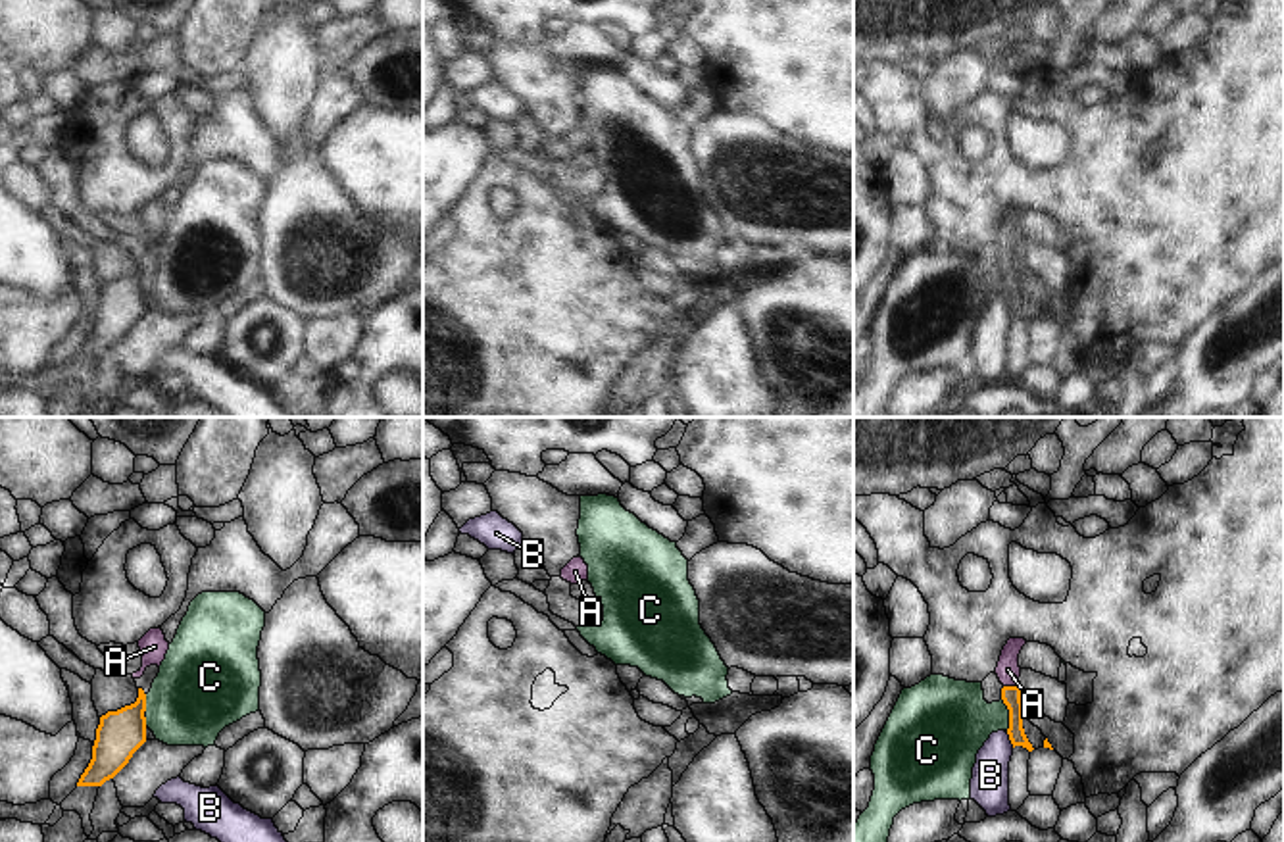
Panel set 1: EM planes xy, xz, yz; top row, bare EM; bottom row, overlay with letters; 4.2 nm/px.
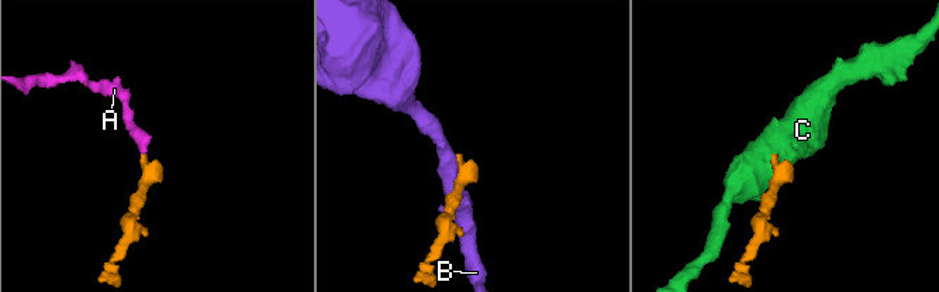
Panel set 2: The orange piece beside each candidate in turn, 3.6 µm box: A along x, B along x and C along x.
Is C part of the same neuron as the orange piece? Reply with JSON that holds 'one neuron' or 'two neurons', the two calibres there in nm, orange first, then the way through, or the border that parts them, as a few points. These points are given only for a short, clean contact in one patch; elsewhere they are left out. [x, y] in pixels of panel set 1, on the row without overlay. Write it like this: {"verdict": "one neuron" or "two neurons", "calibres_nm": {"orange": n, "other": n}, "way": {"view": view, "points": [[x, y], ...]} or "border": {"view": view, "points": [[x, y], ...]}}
{"verdict": "two neurons", "calibres_nm": {"orange": 80, "other": 340}, "border": {"view": "yz", "points": [[1002, 268], [1008, 279], [1008, 300]]}}

